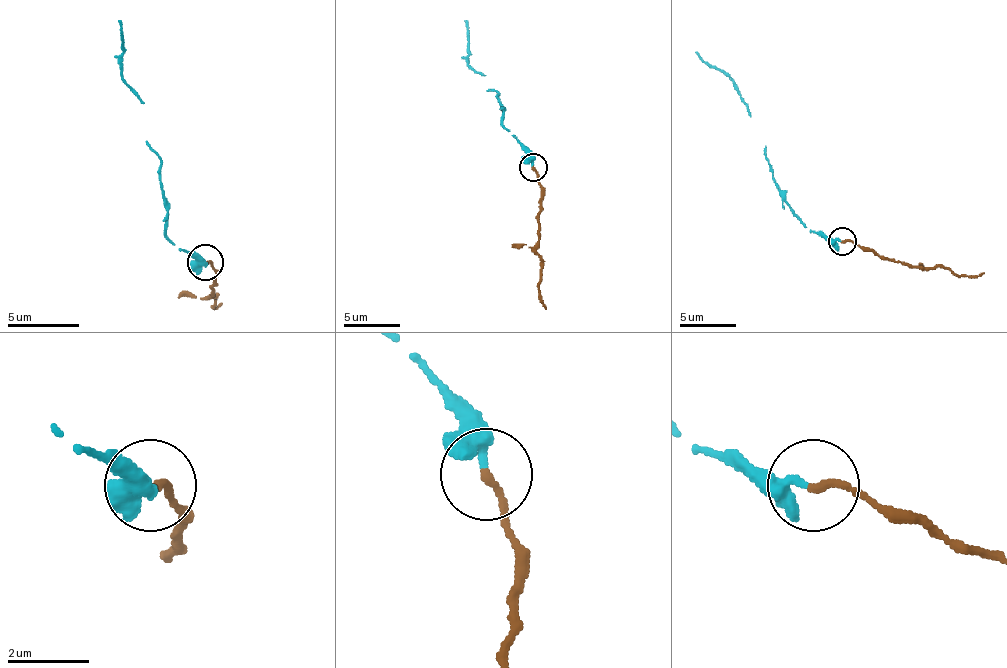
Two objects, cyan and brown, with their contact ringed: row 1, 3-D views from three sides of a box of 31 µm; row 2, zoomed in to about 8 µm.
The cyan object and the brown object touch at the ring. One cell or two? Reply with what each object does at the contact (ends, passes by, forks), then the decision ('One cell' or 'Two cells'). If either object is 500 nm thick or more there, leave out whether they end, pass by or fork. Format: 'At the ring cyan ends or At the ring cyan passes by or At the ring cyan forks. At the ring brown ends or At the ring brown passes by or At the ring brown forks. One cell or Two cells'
At the ring cyan ends. At the ring brown ends. One cell

